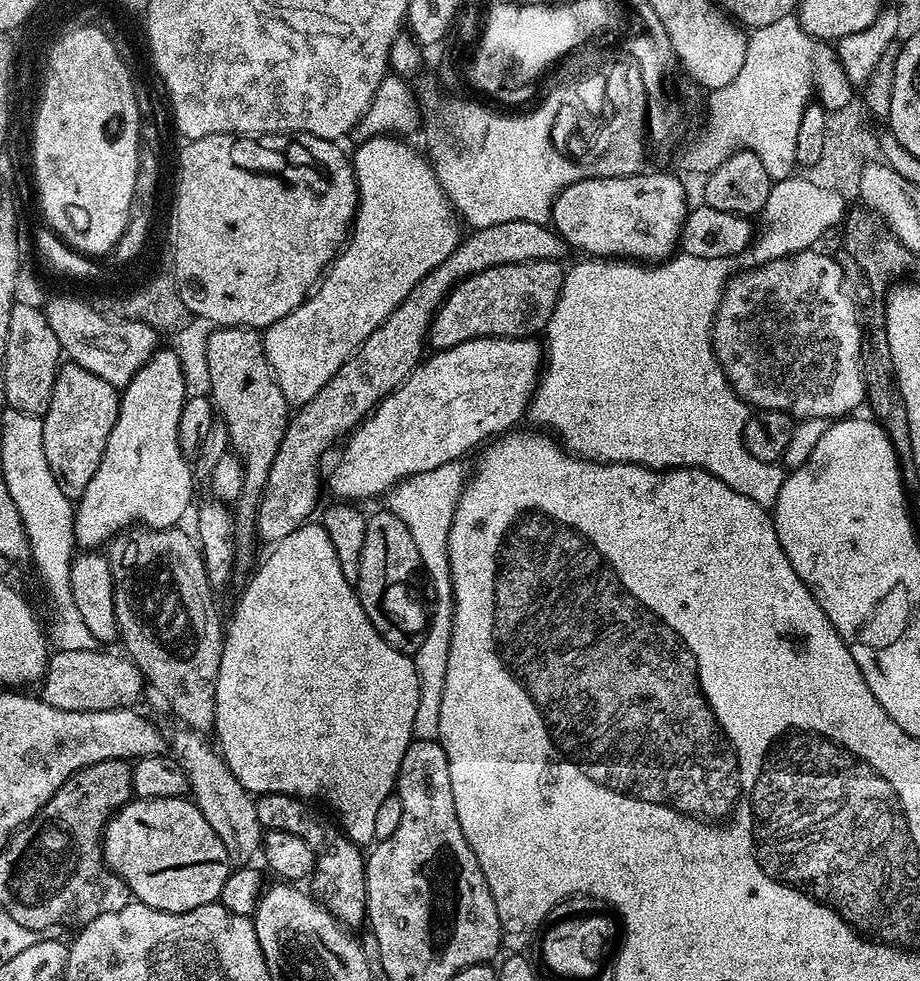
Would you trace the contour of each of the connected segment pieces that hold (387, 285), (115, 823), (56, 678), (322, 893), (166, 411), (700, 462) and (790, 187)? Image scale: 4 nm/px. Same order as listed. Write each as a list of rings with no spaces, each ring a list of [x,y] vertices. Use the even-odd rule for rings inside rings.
[[[392,134],[375,136],[359,141],[356,153],[351,153],[352,172],[356,175],[356,218],[352,221],[346,243],[328,265],[326,275],[317,283],[308,299],[301,302],[286,318],[263,329],[264,353],[272,368],[282,394],[289,405],[299,406],[310,402],[334,374],[356,351],[386,322],[393,310],[450,254],[456,252],[462,239],[461,221],[436,179],[433,165],[424,160],[403,139]]]
[[[183,796],[129,800],[109,818],[104,827],[102,847],[108,867],[123,878],[133,897],[139,903],[163,912],[198,910],[198,906],[217,903],[230,871],[230,861],[221,839],[210,830],[210,822],[206,822],[196,803]]]
[[[56,650],[48,657],[48,669],[44,671],[42,681],[42,699],[52,708],[70,710],[71,712],[97,712],[98,710],[114,710],[121,706],[132,706],[146,689],[146,677],[139,666],[127,655],[115,656],[112,650]]]
[[[265,792],[255,797],[258,822],[264,829],[277,828],[290,834],[298,834],[316,852],[317,866],[311,877],[311,891],[317,900],[349,929],[363,925],[368,910],[366,894],[366,856],[361,845],[354,843],[335,823],[327,824],[307,799],[287,796],[281,792]]]
[[[163,348],[153,352],[138,374],[134,374],[131,382],[120,392],[118,418],[114,422],[114,430],[110,430],[110,438],[106,438],[102,462],[98,470],[94,470],[90,486],[86,486],[74,508],[76,542],[81,549],[99,549],[107,545],[113,536],[133,526],[175,528],[192,504],[194,468],[178,442],[178,418],[182,418],[182,408],[190,395],[190,389],[184,381],[184,364],[179,354]]]
[[[676,254],[663,262],[633,262],[623,258],[584,258],[581,260],[584,260],[581,264],[574,265],[572,269],[569,267],[567,271],[565,271],[562,290],[560,291],[560,297],[556,303],[556,309],[547,322],[546,333],[548,332],[548,344],[546,340],[546,367],[543,369],[536,392],[532,396],[532,402],[528,405],[526,413],[527,419],[529,421],[532,419],[533,422],[536,423],[533,425],[539,426],[541,429],[554,434],[555,439],[559,441],[569,453],[583,456],[585,460],[595,460],[606,464],[640,464],[644,468],[655,468],[657,470],[667,470],[669,468],[701,468],[703,472],[708,472],[711,476],[716,476],[722,482],[726,482],[726,486],[738,490],[738,494],[746,494],[746,498],[750,498],[754,502],[765,506],[775,505],[776,499],[778,498],[778,490],[782,490],[782,482],[786,475],[785,469],[781,467],[779,463],[767,464],[766,462],[760,462],[758,458],[754,458],[754,455],[750,454],[750,450],[744,445],[744,427],[750,417],[750,408],[749,405],[744,403],[741,396],[730,386],[730,382],[726,378],[726,374],[722,370],[722,366],[718,362],[718,358],[712,349],[712,323],[716,320],[716,312],[720,309],[720,299],[724,296],[724,290],[728,287],[728,281],[731,280],[738,271],[738,265],[736,265],[736,263],[738,263],[737,257],[694,258],[693,256]]]
[[[793,174],[785,180],[777,180],[770,190],[770,198],[766,198],[763,215],[768,216],[772,228],[755,237],[754,243],[743,253],[745,265],[759,266],[790,256],[793,252],[807,252],[815,249],[816,244],[836,223],[843,221],[846,216],[844,200],[839,196],[835,187],[815,185],[804,174]],[[802,175],[802,176],[800,176]]]

